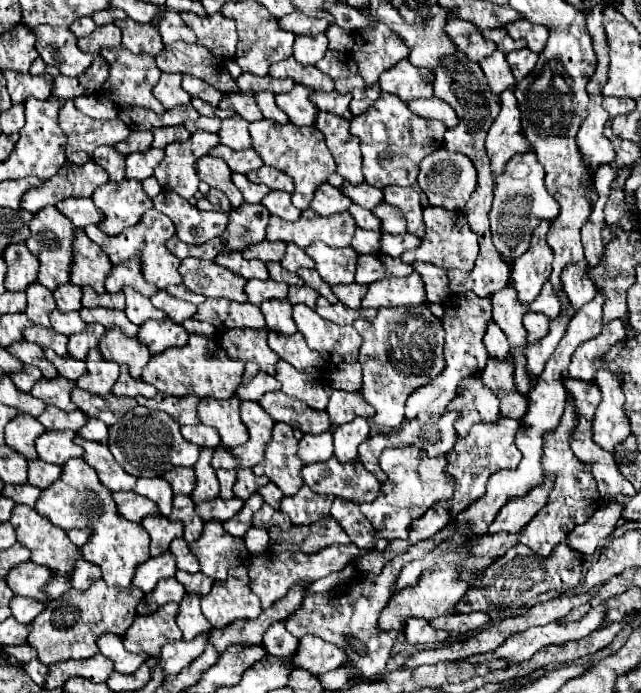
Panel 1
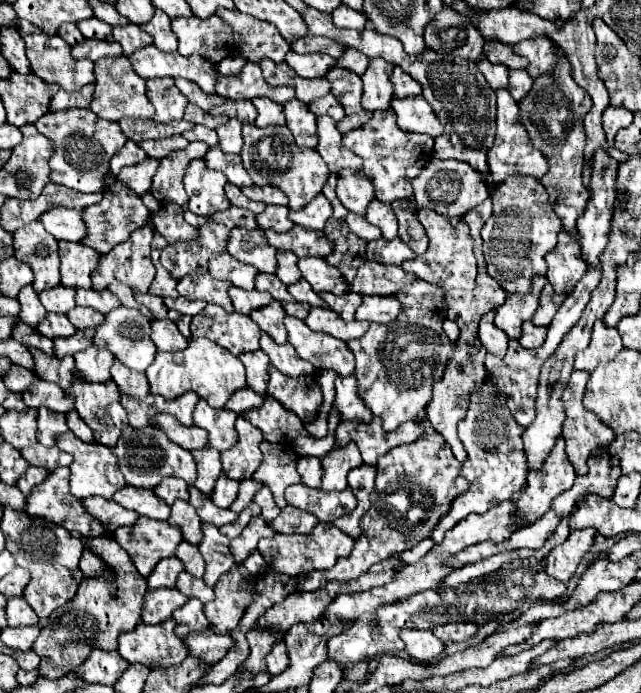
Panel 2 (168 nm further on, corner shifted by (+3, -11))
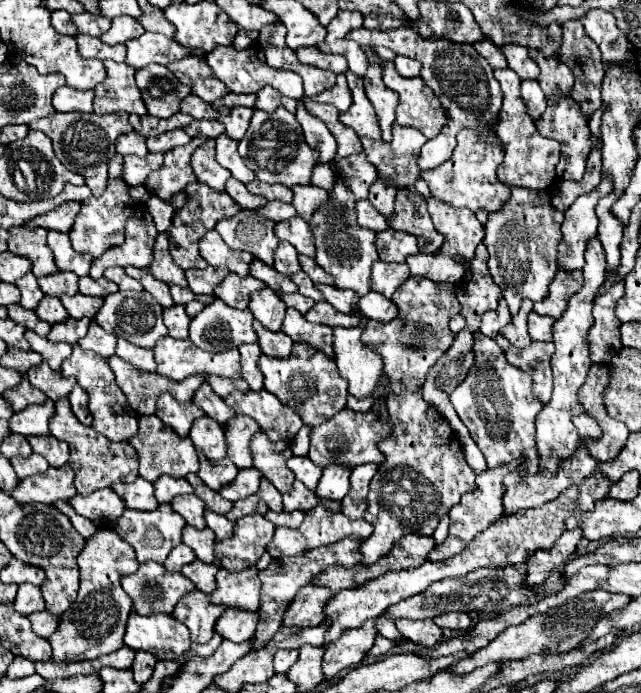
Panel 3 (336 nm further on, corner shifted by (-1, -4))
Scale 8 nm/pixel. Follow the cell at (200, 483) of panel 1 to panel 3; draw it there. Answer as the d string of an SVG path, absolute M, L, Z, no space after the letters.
M202 416L192 424L190 428L190 438L198 450L202 450L210 460L222 460L226 458L226 438L224 438L224 426L210 418Z

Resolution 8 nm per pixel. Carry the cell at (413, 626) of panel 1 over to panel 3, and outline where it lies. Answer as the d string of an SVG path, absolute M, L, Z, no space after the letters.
M398 618L396 628L400 634L416 644L424 646L436 646L442 638L442 630L432 622L432 620L408 620L408 618Z

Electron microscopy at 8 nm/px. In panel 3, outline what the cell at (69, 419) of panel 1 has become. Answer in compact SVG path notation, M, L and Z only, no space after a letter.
M46 400L44 404L32 404L24 408L22 412L16 412L8 420L10 432L22 434L22 436L42 436L48 434L48 420L52 418L54 402Z

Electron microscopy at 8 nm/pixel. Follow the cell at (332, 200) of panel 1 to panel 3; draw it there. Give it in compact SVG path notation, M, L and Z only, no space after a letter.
M306 184L306 186L294 186L292 188L294 192L294 200L292 200L292 206L296 208L298 216L302 220L310 220L312 214L316 212L316 204L322 204L324 202L324 196L328 196L326 190L318 188L318 186L312 186L312 184Z

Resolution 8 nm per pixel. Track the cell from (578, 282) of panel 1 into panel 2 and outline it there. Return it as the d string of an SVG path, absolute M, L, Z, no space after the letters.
M564 231L558 235L558 245L554 251L546 255L548 261L548 281L554 287L554 291L570 295L576 287L576 281L582 279L586 273L586 263L580 253L580 243L576 239L568 239Z

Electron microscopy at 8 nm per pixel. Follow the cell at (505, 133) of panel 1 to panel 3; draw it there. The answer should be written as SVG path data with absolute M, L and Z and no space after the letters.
M512 68L494 70L496 80L502 84L504 104L500 110L500 120L496 134L504 146L504 162L498 166L498 180L506 186L522 186L532 190L548 190L556 180L556 164L560 160L560 142L540 136L532 118L524 112L524 102L520 96L520 78Z

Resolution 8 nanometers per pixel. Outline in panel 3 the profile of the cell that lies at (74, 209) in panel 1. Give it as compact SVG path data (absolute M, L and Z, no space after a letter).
M64 202L60 204L56 210L42 214L42 216L34 216L32 220L26 220L24 226L28 228L46 228L46 230L56 230L56 232L68 232L68 228L72 228L72 220L76 218L76 212L80 210L80 204L76 202Z

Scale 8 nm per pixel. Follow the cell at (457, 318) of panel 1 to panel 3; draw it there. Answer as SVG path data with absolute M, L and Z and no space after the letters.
M374 402L374 408L366 414L354 412L350 408L344 408L332 416L332 420L314 426L310 430L310 452L308 458L320 466L326 468L330 464L344 466L344 468L356 468L366 462L378 464L378 442L392 432L392 424L388 424L388 414L384 412L384 404Z

